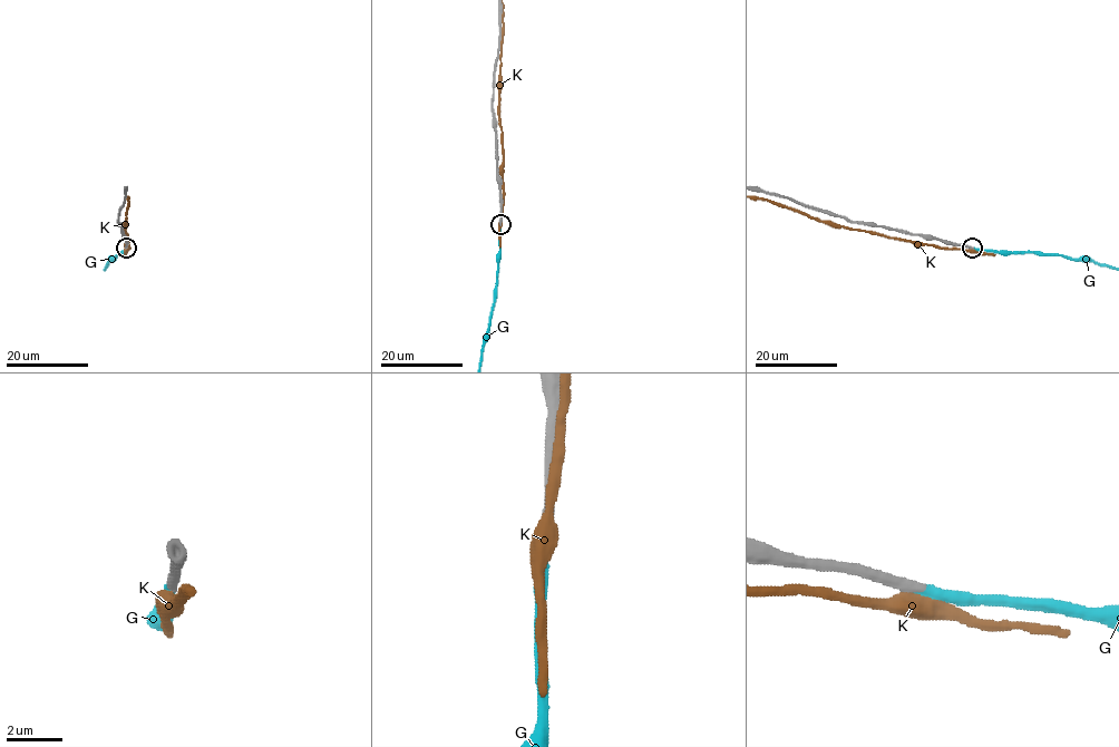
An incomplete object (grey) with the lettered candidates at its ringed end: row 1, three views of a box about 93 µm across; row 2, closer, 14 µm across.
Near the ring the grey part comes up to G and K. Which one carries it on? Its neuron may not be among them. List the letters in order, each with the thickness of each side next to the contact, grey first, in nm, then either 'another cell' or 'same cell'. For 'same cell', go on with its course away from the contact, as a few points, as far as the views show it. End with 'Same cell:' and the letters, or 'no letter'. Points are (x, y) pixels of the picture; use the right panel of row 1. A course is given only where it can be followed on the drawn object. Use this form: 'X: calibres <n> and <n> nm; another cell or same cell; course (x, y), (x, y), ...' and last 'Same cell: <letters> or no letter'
G: calibres 400 and 320 nm; same cell
K: calibres 440 and 550 nm; another cell
Same cell: G

